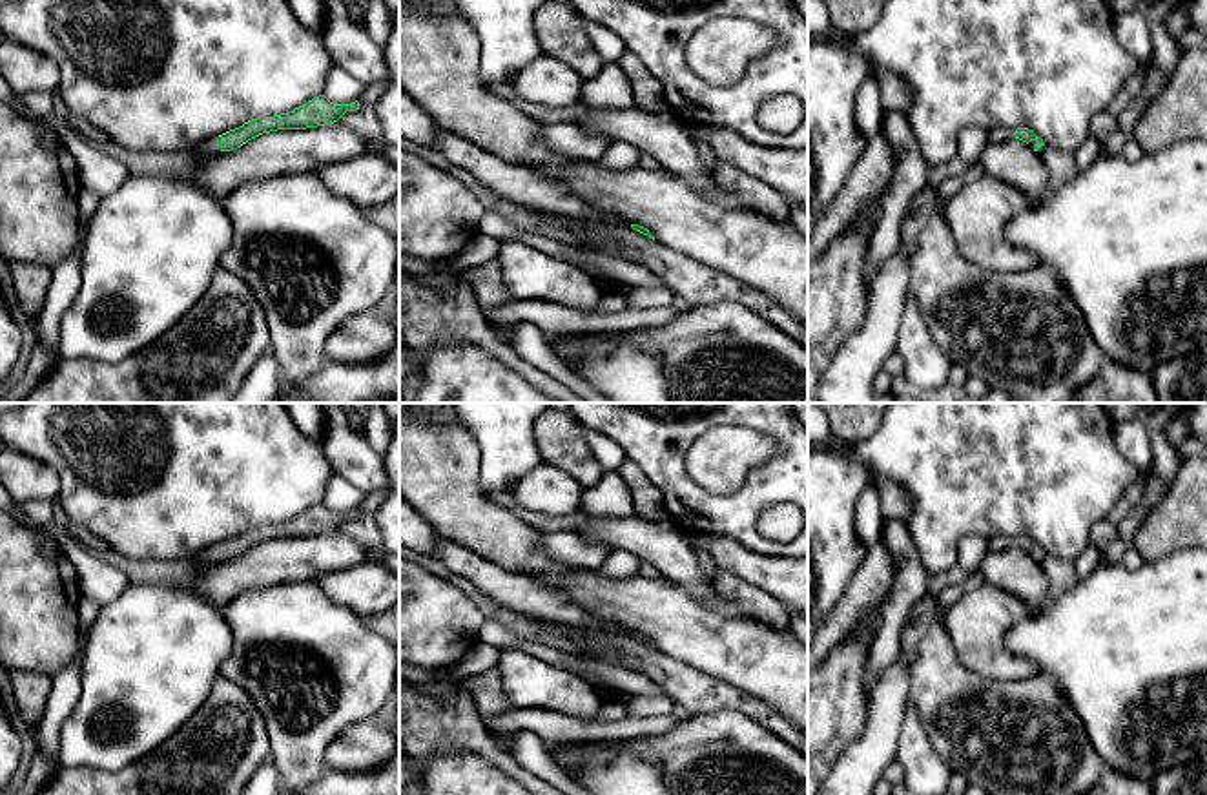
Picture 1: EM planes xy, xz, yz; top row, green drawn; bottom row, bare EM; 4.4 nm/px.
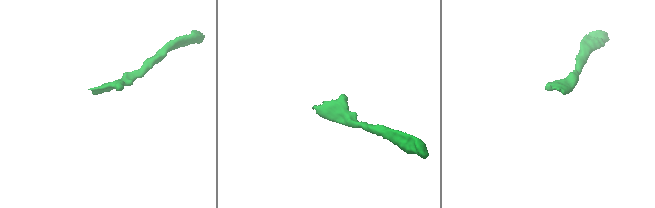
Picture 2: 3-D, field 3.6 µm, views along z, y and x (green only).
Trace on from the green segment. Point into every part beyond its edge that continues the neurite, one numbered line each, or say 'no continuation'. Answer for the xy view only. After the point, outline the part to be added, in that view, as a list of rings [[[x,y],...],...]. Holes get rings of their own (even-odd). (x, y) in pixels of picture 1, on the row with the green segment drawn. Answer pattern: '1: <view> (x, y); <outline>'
1: xy (210, 146); [[[211,137],[193,148],[201,155],[219,155],[221,153],[221,137]]]

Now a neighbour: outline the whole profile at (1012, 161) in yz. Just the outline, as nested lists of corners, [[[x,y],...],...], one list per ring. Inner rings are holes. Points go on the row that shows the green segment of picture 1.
[[[1016,137],[1003,142],[988,142],[979,164],[985,175],[996,177],[1036,201],[1050,190],[1048,171],[1039,153]]]

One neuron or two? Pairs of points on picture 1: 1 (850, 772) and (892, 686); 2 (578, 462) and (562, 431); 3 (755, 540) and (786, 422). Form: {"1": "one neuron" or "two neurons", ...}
{"1": "one neuron", "2": "one neuron", "3": "one neuron"}

